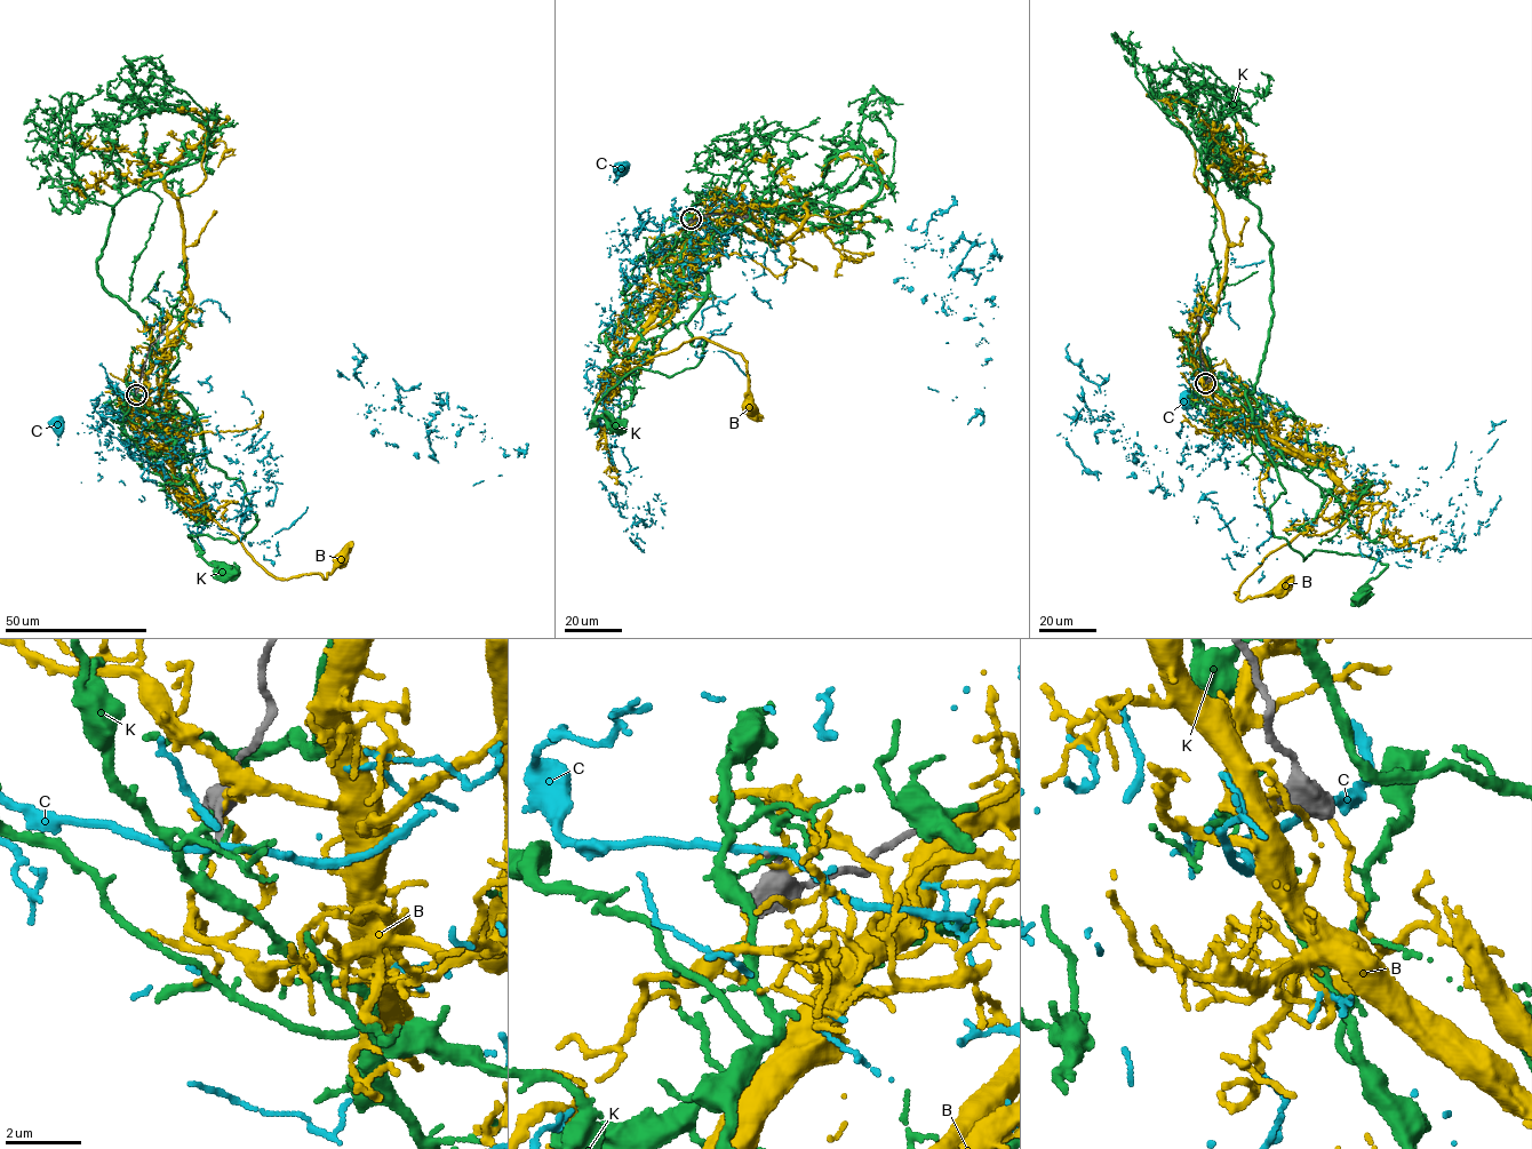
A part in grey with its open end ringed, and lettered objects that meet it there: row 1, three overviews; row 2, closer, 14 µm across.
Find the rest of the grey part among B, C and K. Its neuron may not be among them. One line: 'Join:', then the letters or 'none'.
Join: none

